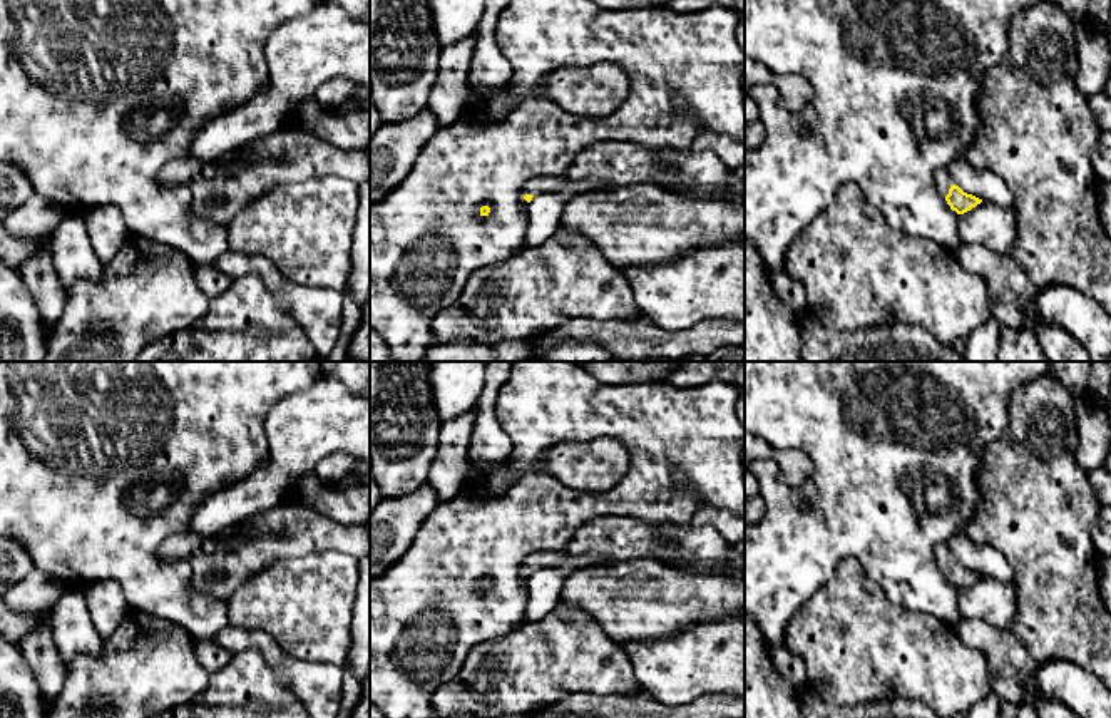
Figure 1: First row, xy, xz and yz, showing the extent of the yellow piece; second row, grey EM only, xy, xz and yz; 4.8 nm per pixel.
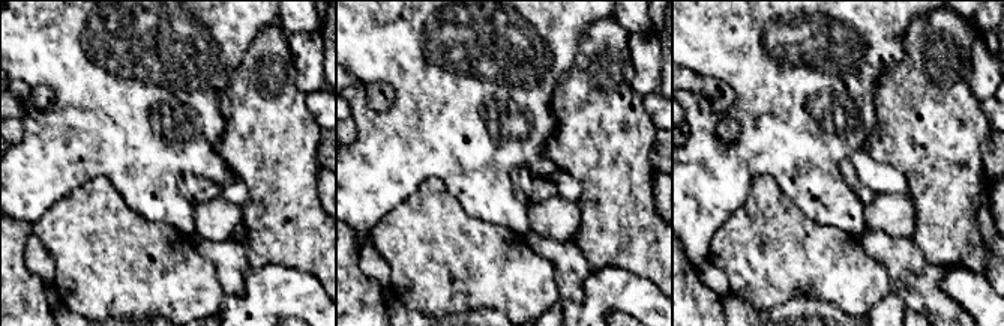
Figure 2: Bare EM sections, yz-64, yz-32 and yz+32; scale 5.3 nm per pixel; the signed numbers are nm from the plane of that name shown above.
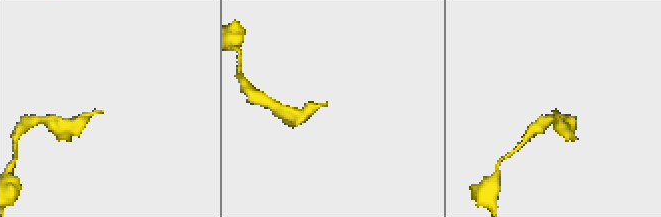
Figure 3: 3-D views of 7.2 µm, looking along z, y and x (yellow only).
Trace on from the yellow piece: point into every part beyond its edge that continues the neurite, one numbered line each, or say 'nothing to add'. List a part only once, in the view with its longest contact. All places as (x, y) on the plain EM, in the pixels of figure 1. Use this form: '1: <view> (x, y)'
1: yz (942, 551)

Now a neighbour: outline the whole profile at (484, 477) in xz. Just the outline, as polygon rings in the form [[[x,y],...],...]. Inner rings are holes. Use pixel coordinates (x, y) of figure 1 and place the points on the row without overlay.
[[[505,462],[470,464],[467,489],[475,495],[499,495],[517,479],[517,470]]]

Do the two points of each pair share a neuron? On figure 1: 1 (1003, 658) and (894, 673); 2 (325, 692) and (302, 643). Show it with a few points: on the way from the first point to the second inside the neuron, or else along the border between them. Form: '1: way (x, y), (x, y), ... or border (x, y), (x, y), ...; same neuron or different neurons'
1: border (957, 633), (966, 645), (983, 656), (993, 690); different neurons
2: border (275, 641), (290, 656), (342, 666); different neurons

